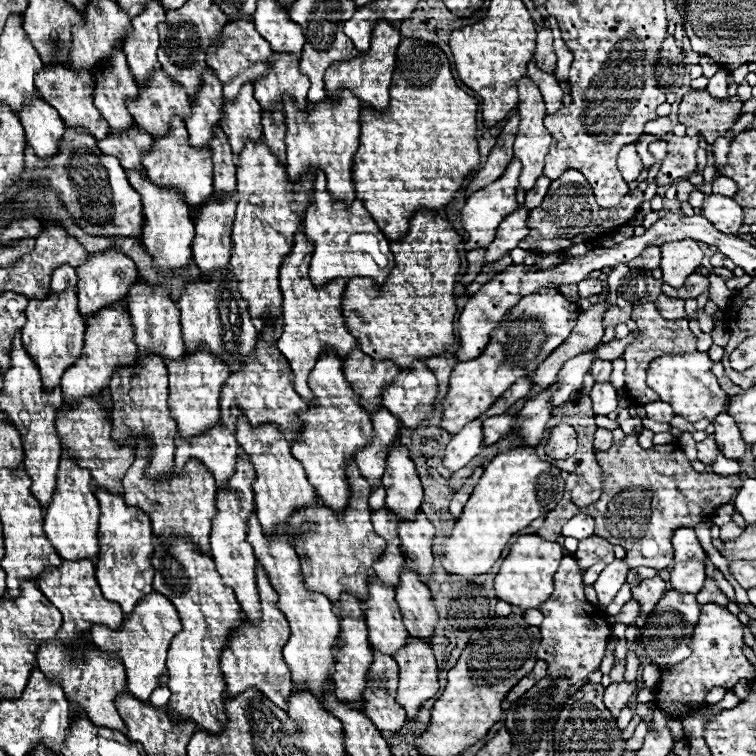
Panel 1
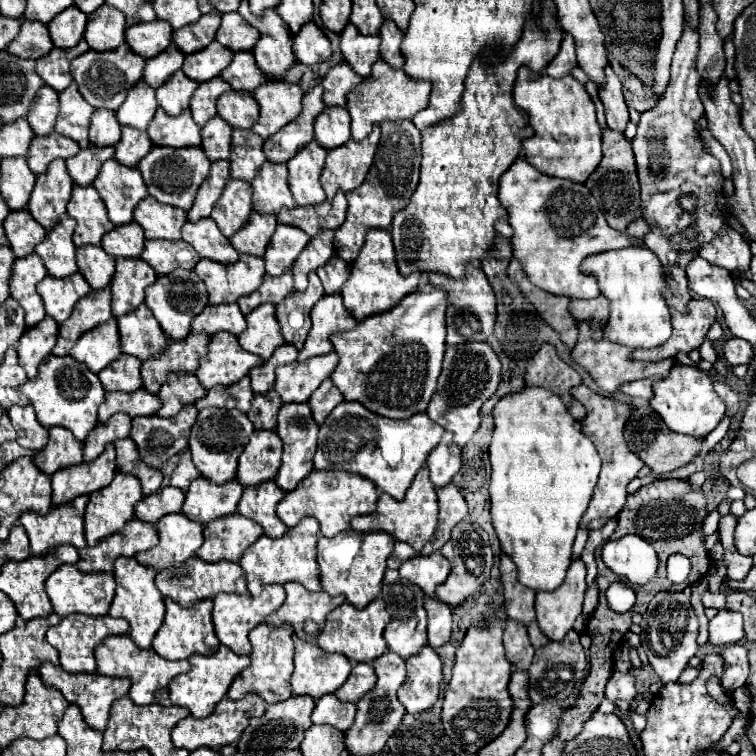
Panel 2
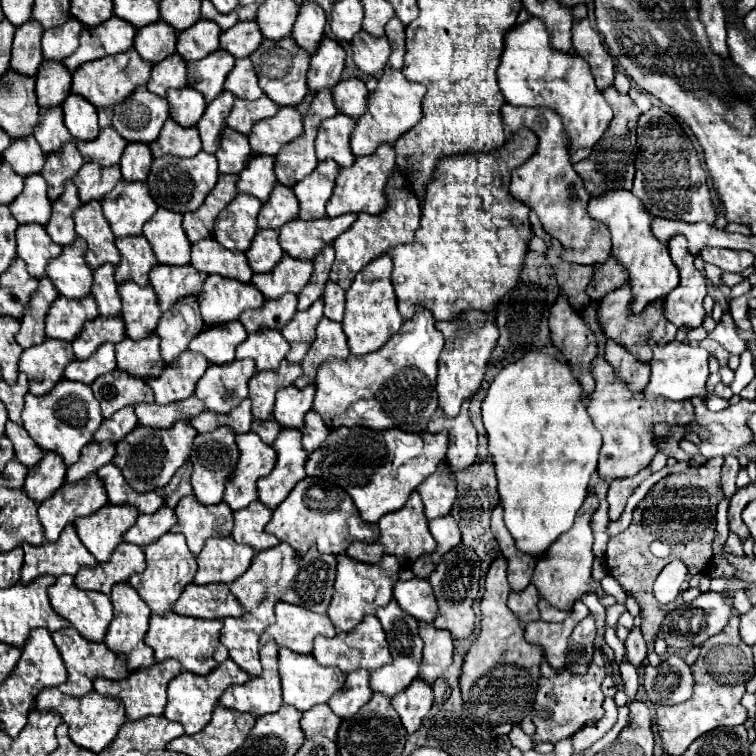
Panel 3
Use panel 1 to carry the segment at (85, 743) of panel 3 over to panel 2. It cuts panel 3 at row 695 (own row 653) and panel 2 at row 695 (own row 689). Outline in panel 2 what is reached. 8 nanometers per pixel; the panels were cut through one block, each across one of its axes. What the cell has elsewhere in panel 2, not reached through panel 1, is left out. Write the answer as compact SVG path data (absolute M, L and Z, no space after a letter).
M42 664L38 668L38 674L42 678L42 682L46 686L54 686L56 690L62 692L62 696L70 702L70 704L76 704L86 720L86 724L98 732L104 732L106 730L106 724L110 720L110 708L116 700L124 698L130 690L130 680L124 680L124 678L110 678L110 676L100 676L100 672L94 672L94 674L70 674L70 672L64 672L60 666L54 666L54 664Z

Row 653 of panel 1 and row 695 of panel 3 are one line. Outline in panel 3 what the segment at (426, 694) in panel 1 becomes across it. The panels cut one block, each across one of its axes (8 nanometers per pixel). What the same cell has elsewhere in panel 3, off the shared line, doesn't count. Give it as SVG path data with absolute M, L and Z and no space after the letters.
M420 678L414 680L402 694L392 698L392 706L398 712L408 734L414 734L420 728L424 716L432 708L432 700L432 688Z

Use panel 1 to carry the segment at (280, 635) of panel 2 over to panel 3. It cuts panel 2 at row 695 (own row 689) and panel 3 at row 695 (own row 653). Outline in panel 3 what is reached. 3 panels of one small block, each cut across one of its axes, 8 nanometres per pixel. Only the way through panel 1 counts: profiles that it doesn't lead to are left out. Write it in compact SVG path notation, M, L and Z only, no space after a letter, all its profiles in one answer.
M268 642L260 648L262 676L248 680L242 686L232 686L222 694L220 706L236 712L248 712L252 716L264 716L280 710L282 692L280 692L280 676L278 676L278 646Z

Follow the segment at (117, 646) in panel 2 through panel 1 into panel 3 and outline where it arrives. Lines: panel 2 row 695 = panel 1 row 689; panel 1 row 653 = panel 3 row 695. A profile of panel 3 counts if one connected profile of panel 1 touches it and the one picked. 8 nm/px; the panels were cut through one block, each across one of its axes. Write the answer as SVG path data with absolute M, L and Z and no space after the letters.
M166 660L162 664L152 664L148 668L140 668L136 672L132 672L126 680L118 680L118 682L110 682L110 680L94 680L94 690L98 694L104 696L114 696L120 698L124 702L126 708L126 718L130 722L146 718L146 716L162 716L164 708L166 708L166 686L172 678L176 678L182 672L182 666L176 660Z

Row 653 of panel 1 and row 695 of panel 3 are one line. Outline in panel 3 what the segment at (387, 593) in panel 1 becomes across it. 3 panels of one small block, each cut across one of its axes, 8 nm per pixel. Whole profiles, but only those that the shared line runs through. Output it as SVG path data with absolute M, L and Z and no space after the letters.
M392 600L384 608L378 608L376 616L382 622L382 628L388 636L388 644L390 644L394 660L386 668L378 668L376 672L372 672L370 688L372 688L372 692L380 692L382 696L394 698L396 694L404 692L404 688L408 688L408 684L412 684L412 680L418 678L418 668L422 662L422 640L418 636L418 622L412 616L408 616L406 612L402 612L400 606L396 604L396 600Z

